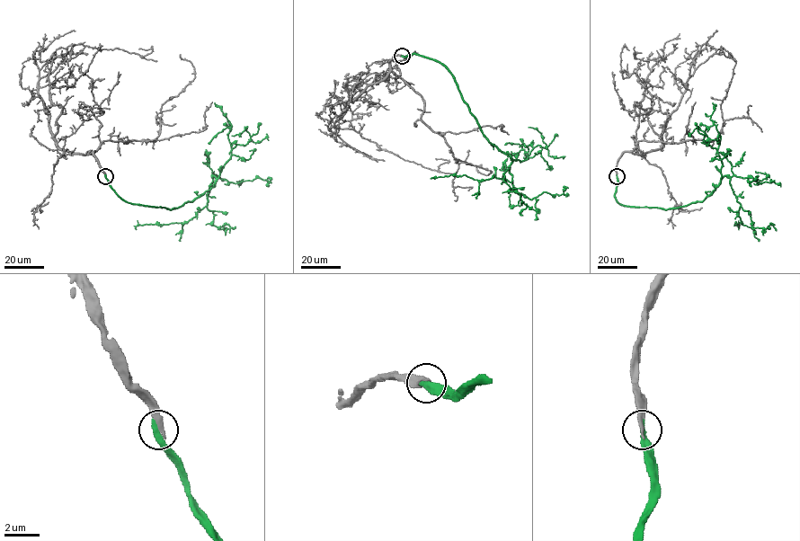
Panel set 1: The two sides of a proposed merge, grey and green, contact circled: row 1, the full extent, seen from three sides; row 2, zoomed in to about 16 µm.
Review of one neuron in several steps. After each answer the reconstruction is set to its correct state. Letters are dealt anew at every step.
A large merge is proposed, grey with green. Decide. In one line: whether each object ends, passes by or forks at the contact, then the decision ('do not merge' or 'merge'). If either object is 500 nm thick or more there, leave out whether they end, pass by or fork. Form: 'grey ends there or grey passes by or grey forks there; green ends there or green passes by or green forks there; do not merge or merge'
grey ends there; green ends there; merge

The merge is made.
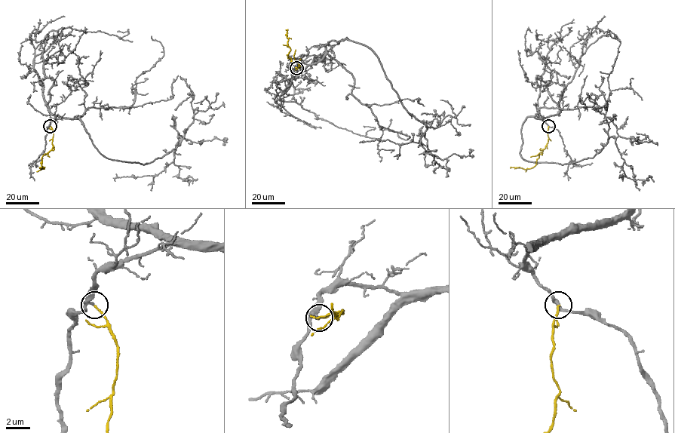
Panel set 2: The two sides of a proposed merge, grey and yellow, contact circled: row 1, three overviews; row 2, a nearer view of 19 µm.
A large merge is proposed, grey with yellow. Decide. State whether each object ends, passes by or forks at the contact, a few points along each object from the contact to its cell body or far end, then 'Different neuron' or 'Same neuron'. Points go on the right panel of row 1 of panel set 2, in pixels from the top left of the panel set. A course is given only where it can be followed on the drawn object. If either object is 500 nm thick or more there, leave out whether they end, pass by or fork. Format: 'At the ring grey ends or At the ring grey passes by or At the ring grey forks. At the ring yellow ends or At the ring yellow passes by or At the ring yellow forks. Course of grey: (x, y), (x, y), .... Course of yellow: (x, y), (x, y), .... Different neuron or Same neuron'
At the ring grey passes by. At the ring yellow ends. Course of grey: (548, 126), (544, 118), (523, 123), (526, 161), (572, 163), (592, 158), (612, 137), (624, 161), (622, 181). Course of yellow: (548, 126), (547, 143), (542, 153), (539, 154), (536, 164), (526, 169), (510, 167). Same neuron

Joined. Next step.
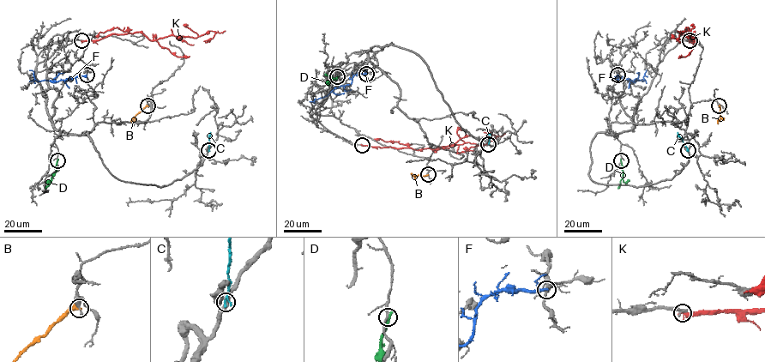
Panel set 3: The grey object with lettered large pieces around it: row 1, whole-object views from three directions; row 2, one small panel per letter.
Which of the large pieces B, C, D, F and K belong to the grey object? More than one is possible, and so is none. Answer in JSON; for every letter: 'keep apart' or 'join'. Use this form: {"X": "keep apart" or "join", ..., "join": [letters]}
{"B": "keep apart", "C": "keep apart", "D": "keep apart", "F": "keep apart", "K": "keep apart", "join": []}

